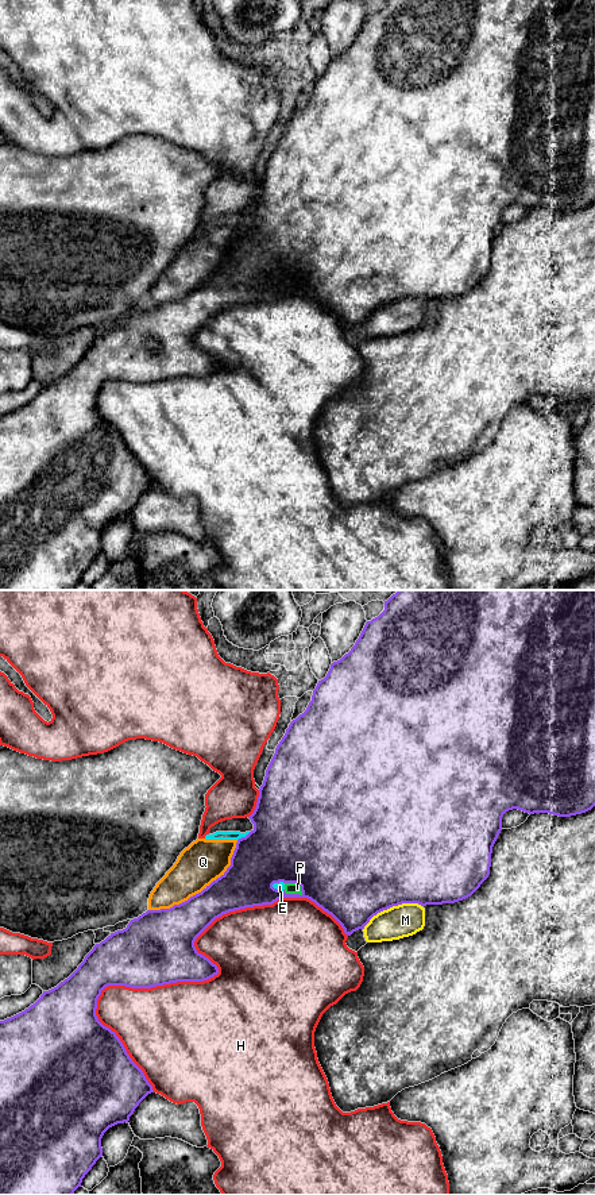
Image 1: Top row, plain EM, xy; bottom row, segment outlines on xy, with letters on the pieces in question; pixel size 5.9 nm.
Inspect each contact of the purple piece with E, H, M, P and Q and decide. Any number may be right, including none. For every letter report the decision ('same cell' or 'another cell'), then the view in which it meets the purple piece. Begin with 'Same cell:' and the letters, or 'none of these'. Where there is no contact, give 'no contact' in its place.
Same cell: none of these
E: another cell; contact in xy
H: another cell; contact in xy
M: another cell; contact in xy
P: another cell; contact in xy
Q: another cell; contact in xy

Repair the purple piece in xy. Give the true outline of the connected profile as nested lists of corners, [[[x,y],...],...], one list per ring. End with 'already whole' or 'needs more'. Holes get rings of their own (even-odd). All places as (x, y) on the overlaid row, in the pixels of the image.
[[[398,590],[387,601],[385,610],[371,621],[367,621],[359,639],[348,654],[340,660],[333,662],[327,676],[318,681],[313,690],[312,701],[306,710],[293,720],[286,729],[285,736],[275,748],[275,753],[266,770],[263,785],[259,789],[259,797],[254,813],[248,817],[254,824],[254,829],[237,840],[236,848],[231,857],[231,866],[227,871],[206,886],[201,893],[190,897],[188,901],[174,905],[170,909],[147,910],[138,918],[130,921],[125,929],[111,933],[104,941],[96,944],[85,956],[78,968],[57,987],[43,991],[40,998],[24,1011],[0,1021],[0,1195],[73,1195],[81,1187],[82,1179],[92,1169],[96,1161],[103,1156],[101,1138],[104,1133],[117,1125],[130,1121],[139,1103],[151,1092],[152,1086],[146,1079],[143,1071],[132,1061],[123,1042],[109,1028],[104,1026],[97,1015],[97,999],[101,991],[108,986],[125,986],[131,988],[151,988],[157,986],[177,983],[177,982],[204,982],[219,974],[219,968],[208,957],[198,953],[194,941],[196,938],[219,917],[229,911],[273,905],[282,898],[308,898],[324,911],[331,914],[344,929],[344,933],[351,936],[370,922],[378,913],[402,903],[443,905],[455,903],[471,897],[480,884],[488,878],[491,867],[492,847],[502,830],[502,817],[506,812],[518,809],[529,814],[549,813],[559,817],[571,817],[586,813],[595,806],[595,590]],[[274,883],[298,883],[302,894],[286,894],[285,890],[277,890]]]; already whole

